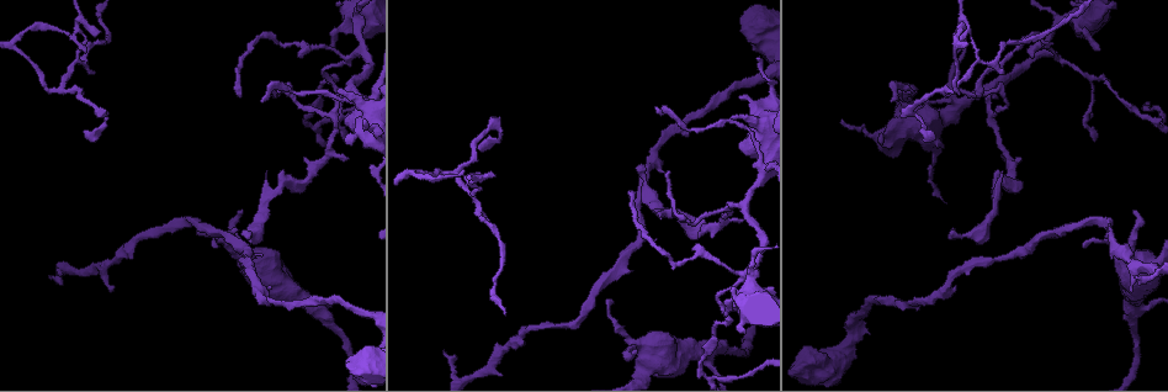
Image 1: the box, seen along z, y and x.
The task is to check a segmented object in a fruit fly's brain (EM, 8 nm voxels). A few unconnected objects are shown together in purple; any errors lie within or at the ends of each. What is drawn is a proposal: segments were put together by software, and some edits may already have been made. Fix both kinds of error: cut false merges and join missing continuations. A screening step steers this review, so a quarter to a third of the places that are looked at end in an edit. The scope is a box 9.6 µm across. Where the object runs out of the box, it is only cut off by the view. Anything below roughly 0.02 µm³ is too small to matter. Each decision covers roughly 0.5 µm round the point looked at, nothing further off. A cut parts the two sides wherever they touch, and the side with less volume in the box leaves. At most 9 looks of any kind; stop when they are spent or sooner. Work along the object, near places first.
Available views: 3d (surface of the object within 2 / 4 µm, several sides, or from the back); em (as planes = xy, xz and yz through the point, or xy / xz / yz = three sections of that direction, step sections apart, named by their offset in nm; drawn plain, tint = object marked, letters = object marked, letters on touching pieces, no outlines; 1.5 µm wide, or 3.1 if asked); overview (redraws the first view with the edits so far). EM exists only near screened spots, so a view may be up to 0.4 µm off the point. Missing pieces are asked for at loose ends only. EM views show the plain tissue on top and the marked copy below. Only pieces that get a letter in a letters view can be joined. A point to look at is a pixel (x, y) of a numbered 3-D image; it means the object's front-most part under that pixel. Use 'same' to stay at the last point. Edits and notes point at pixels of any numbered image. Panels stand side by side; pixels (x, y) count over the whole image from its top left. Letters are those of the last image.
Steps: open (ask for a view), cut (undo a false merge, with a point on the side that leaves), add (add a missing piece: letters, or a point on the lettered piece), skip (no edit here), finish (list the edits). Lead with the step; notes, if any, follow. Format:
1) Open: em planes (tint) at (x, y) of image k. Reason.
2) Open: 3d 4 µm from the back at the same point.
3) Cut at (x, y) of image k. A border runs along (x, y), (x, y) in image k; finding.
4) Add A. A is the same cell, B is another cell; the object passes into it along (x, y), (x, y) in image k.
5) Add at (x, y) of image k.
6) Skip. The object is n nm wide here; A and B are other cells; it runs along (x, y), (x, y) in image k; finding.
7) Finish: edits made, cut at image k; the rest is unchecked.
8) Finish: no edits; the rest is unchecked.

Open: em xy step 4 (tint) at (305, 123) of image 1.

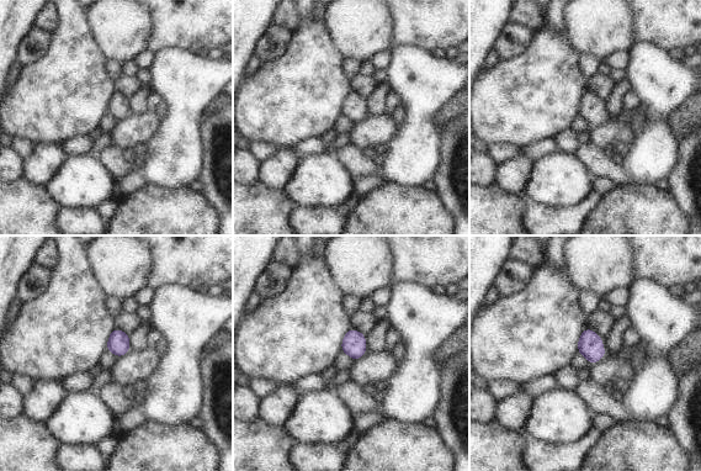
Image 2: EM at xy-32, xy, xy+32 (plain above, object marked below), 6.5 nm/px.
Open: em planes (tint) at the same point. Cut it another way.

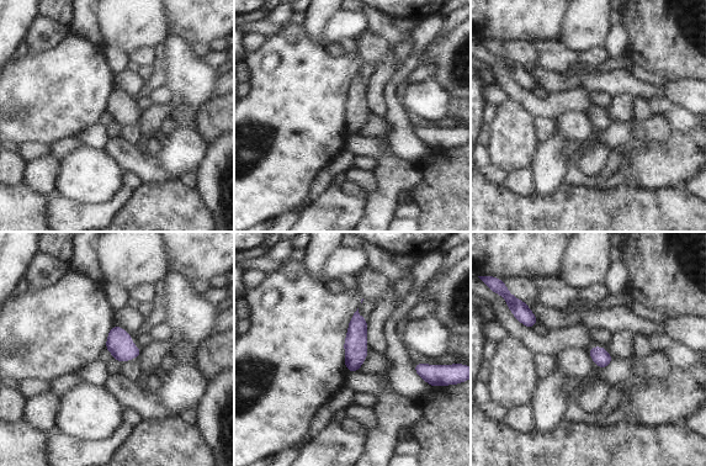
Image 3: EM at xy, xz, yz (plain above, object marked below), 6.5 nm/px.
Open: em planes (letters) at the same point.

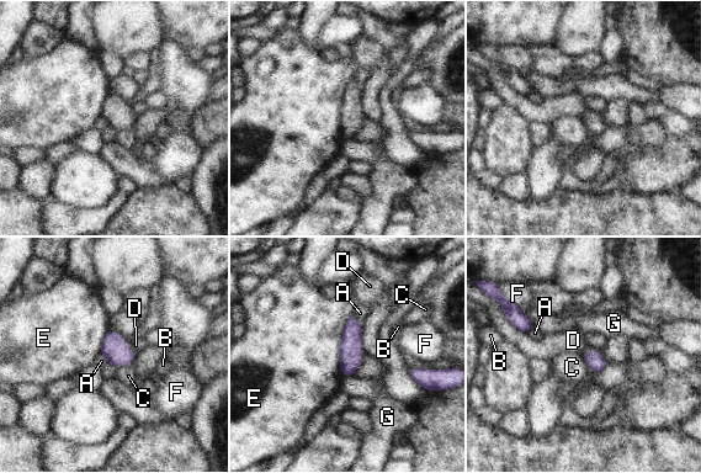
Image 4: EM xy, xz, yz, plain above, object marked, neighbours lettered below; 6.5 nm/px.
Skip. The object is 110 nm wide here; A, B, C, D, E, F and G are other cells; a border runs along (352, 313), (352, 317), (361, 324) in image 4; all the same neuron.

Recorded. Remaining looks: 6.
Open: 3d 2 µm at (609, 301) of image 1. Branch stops here.

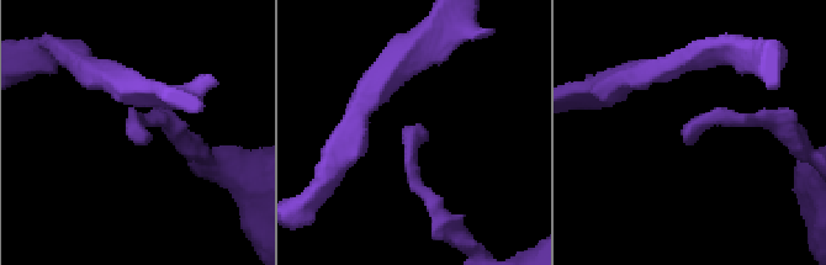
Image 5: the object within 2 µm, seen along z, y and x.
Open: em yz step 8 (letters) at (144, 144) of image 5. Now the EM.

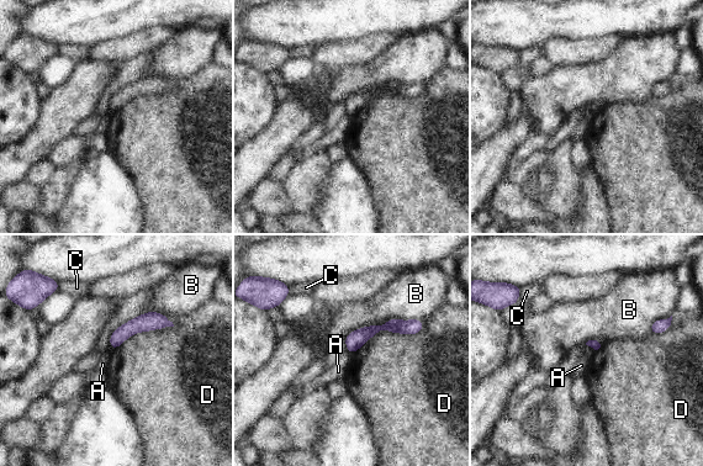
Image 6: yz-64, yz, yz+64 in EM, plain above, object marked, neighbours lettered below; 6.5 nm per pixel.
Open: em planes (letters) at the same point. Cut it another way.

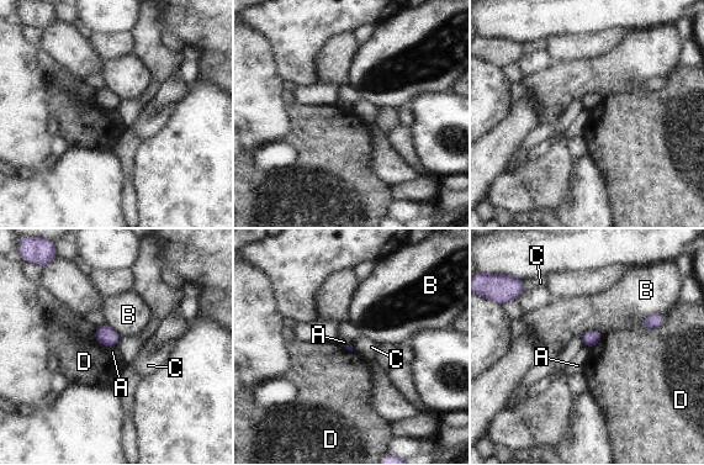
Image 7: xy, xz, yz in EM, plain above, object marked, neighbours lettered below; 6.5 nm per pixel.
Skip. A, B, C and D are other cells; none of them fits.

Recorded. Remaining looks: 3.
Open: 3d 2 µm at (1103, 77) of image 1. Abrupt turn.

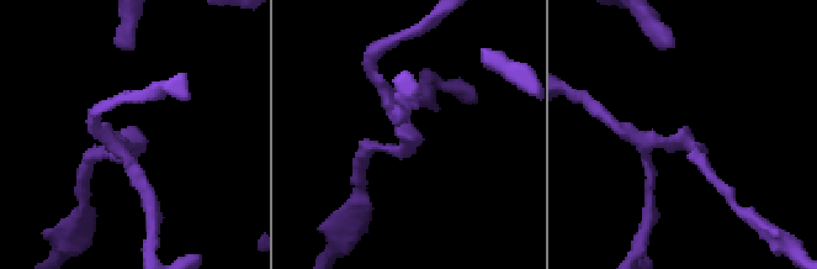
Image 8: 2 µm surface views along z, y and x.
Open: em planes (tint) at (676, 146) of image 8. Shape alone is not enough.

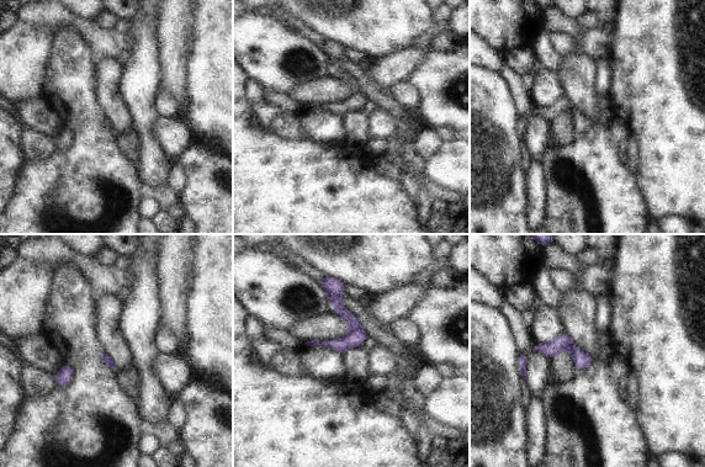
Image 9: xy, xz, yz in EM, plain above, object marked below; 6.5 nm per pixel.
Open: em planes (letters) at the same point.

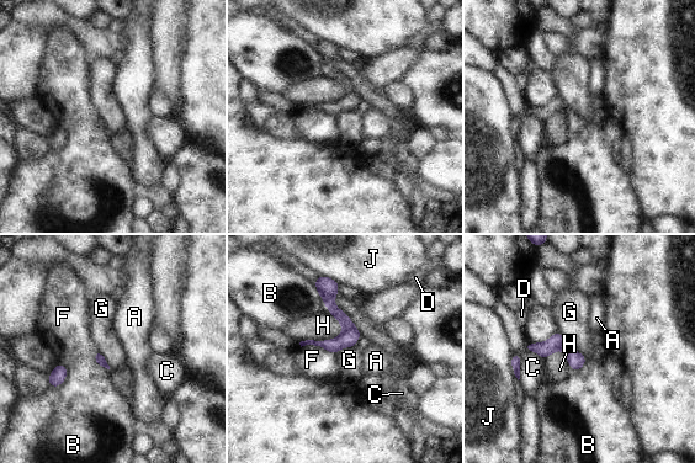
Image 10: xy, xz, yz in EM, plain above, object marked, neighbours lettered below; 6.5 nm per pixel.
Skip. A, B, C, D, F, G, H and J are other cells; continuous, no second neuron.

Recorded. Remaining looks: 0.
Finish: no edits; the rest is unchecked.

